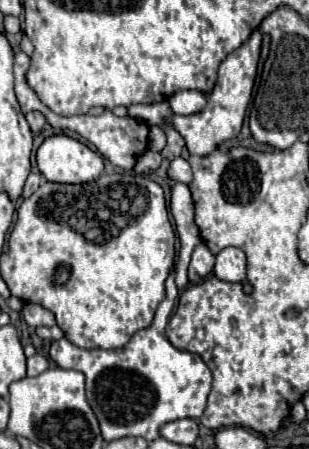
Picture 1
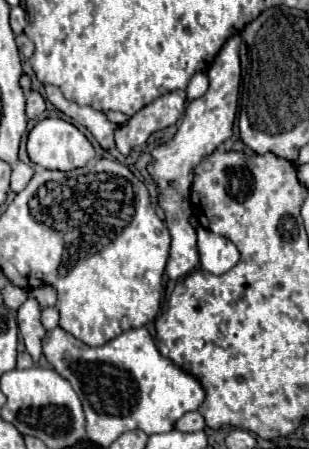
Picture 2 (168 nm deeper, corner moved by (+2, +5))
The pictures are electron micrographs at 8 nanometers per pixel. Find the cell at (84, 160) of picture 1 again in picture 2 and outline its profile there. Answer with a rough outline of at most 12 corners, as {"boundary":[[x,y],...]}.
{"boundary":[[43,118],[27,138],[31,162],[75,170],[95,158],[63,118]]}

